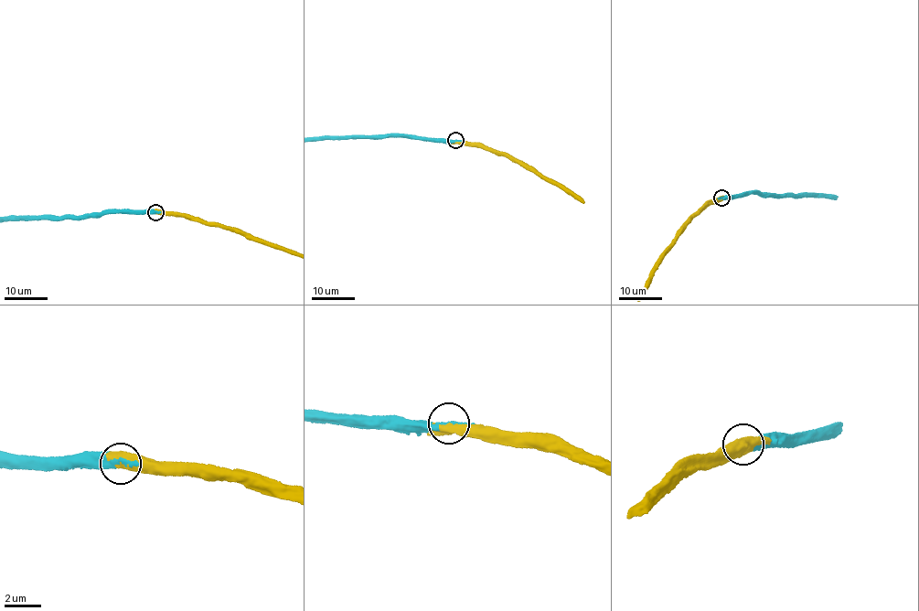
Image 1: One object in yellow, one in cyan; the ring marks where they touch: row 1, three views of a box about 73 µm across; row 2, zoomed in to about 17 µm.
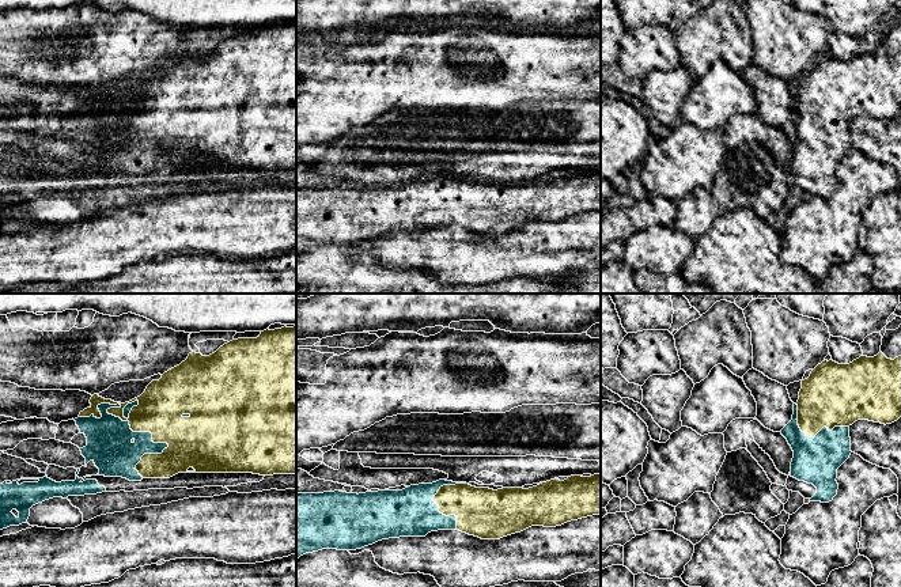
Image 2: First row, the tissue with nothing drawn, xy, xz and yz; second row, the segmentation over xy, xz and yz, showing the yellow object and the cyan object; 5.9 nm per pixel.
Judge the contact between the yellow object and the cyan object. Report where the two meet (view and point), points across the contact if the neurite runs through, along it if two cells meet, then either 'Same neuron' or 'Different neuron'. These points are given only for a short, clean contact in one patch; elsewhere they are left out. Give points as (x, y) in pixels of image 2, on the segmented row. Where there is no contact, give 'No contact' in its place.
Touches yellow at xy (137, 431). Same neuron

